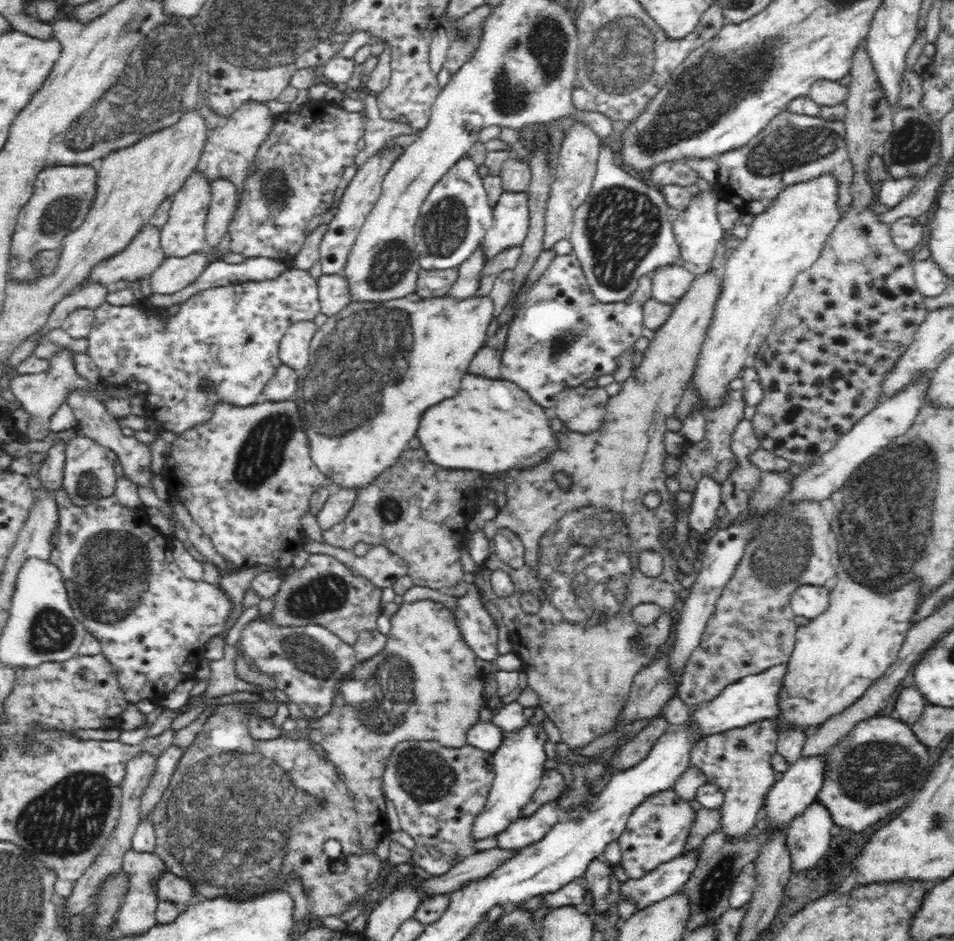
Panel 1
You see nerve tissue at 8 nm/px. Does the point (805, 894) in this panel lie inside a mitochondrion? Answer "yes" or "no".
no

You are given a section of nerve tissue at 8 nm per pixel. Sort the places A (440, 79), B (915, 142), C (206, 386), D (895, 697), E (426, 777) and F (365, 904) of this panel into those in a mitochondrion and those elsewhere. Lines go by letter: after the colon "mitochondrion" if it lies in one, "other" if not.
A: other
B: mitochondrion
C: other
D: other
E: mitochondrion
F: other

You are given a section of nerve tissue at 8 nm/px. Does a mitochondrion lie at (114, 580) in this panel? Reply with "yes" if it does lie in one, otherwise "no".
yes

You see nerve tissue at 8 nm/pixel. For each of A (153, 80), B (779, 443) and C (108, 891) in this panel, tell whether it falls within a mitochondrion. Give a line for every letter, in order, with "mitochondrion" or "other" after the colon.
A: mitochondrion
B: other
C: mitochondrion

